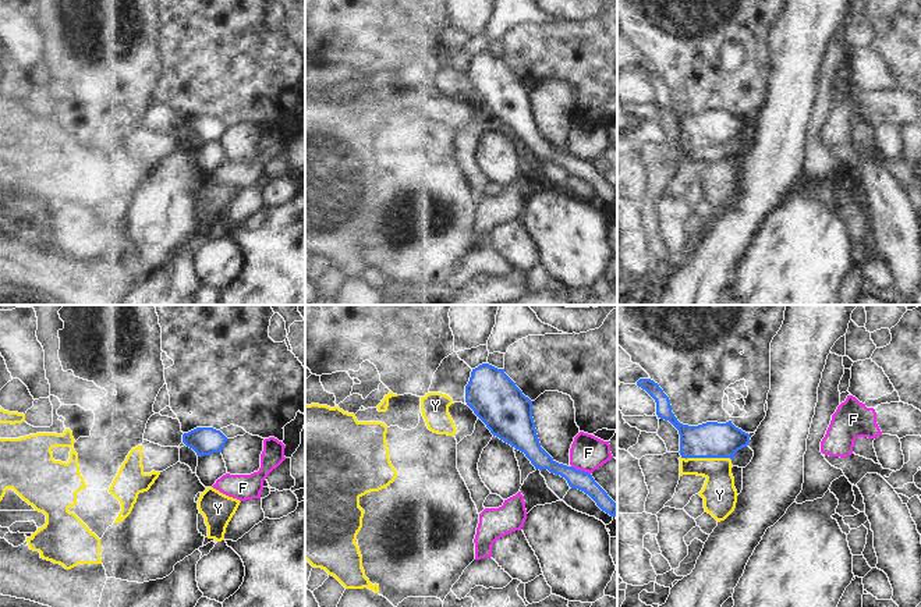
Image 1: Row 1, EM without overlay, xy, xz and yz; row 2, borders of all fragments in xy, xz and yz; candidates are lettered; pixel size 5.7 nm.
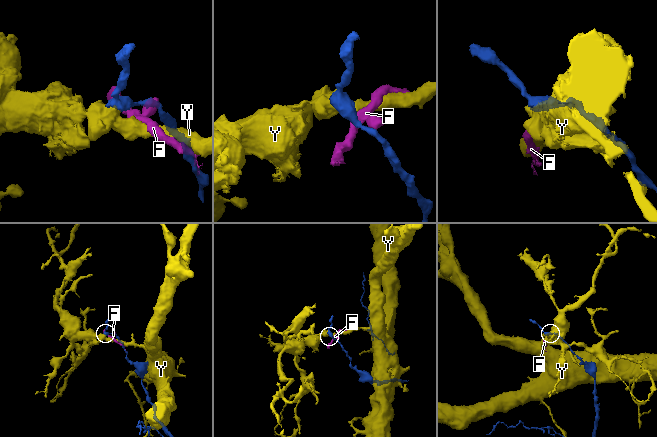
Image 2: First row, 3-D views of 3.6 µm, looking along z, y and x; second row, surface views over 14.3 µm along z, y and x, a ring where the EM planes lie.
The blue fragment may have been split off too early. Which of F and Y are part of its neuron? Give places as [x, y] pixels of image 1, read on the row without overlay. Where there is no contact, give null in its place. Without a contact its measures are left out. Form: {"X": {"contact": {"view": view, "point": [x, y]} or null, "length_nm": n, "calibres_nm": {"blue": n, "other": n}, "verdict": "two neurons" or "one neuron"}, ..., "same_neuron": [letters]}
{"F": {"contact": {"view": "xz", "point": [581, 159]}, "length_nm": 120, "calibres_nm": {"blue": 110, "other": 200}, "verdict": "two neurons"}, "Y": {"contact": {"view": "yz", "point": [707, 145]}, "length_nm": 300, "calibres_nm": {"blue": 200, "other": 200}, "verdict": "two neurons"}, "same_neuron": []}

